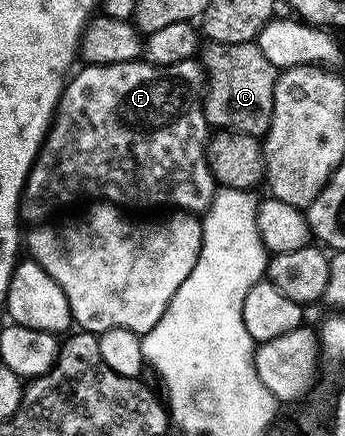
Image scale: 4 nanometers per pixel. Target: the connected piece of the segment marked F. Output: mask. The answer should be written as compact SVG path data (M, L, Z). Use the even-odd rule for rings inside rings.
M140 59L137 61L126 61L125 63L117 63L116 65L89 65L84 64L82 66L83 70L79 74L76 72L74 76L70 78L63 91L63 98L59 101L59 108L55 116L55 120L52 122L51 128L47 132L47 138L43 141L42 148L39 149L39 158L36 159L34 167L31 169L30 175L27 177L27 186L23 189L23 197L19 201L19 215L24 222L28 221L28 226L39 227L47 221L55 212L58 211L62 205L71 205L74 201L87 201L87 202L103 202L110 203L116 207L128 207L127 205L132 205L135 209L155 209L158 205L176 205L176 210L186 211L191 215L203 215L206 214L207 209L210 208L211 202L215 200L215 194L217 192L217 182L215 176L211 174L211 164L207 162L207 146L209 144L209 126L207 120L205 119L205 111L203 110L203 102L205 100L205 86L208 84L209 77L205 72L205 69L198 60L192 59L189 61L182 61L181 63L173 63L172 65L153 65L148 63L146 60Z

